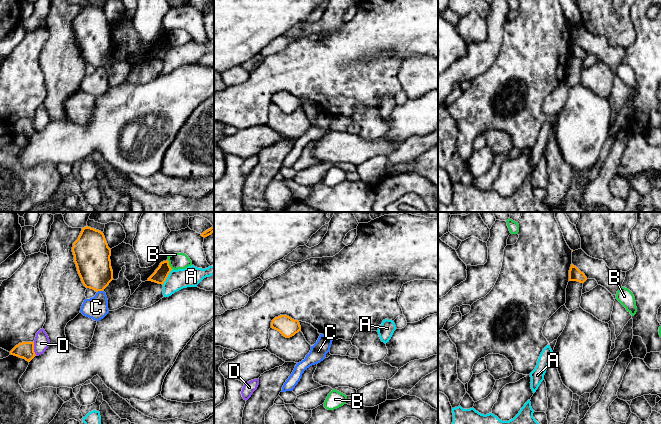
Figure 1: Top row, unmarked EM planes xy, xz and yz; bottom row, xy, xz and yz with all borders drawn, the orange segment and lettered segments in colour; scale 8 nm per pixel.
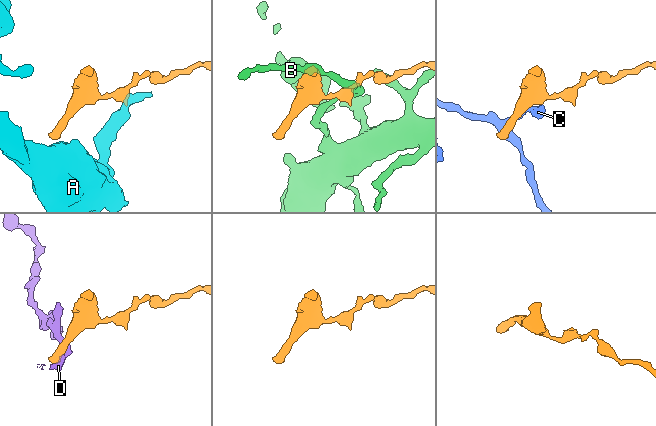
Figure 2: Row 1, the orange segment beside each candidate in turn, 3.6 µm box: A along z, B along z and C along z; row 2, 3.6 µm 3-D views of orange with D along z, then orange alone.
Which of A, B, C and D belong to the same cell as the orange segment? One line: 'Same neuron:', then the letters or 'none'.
Same neuron: none

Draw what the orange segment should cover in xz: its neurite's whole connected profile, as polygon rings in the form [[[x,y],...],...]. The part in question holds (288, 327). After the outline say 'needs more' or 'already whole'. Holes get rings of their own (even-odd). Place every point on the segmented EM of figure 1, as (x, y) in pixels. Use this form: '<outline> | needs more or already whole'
[[[287,315],[275,317],[271,322],[271,328],[279,331],[286,338],[290,338],[301,331],[299,321]]] | already whole

